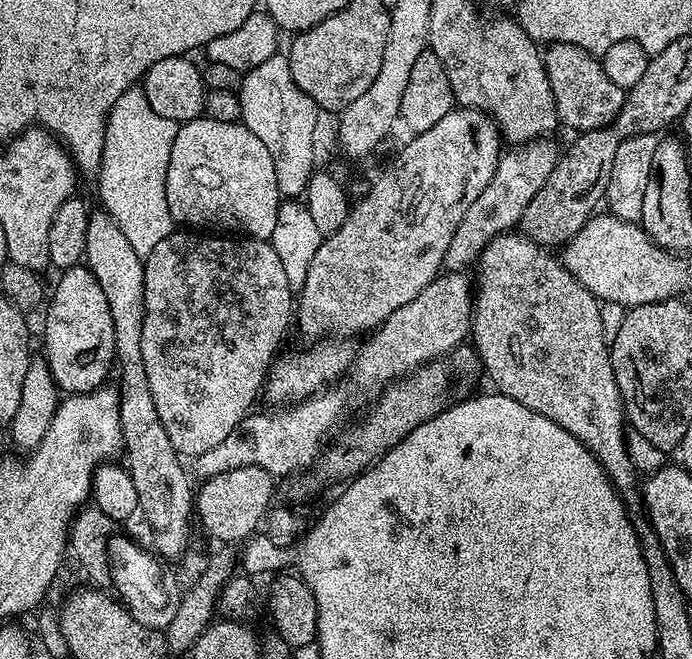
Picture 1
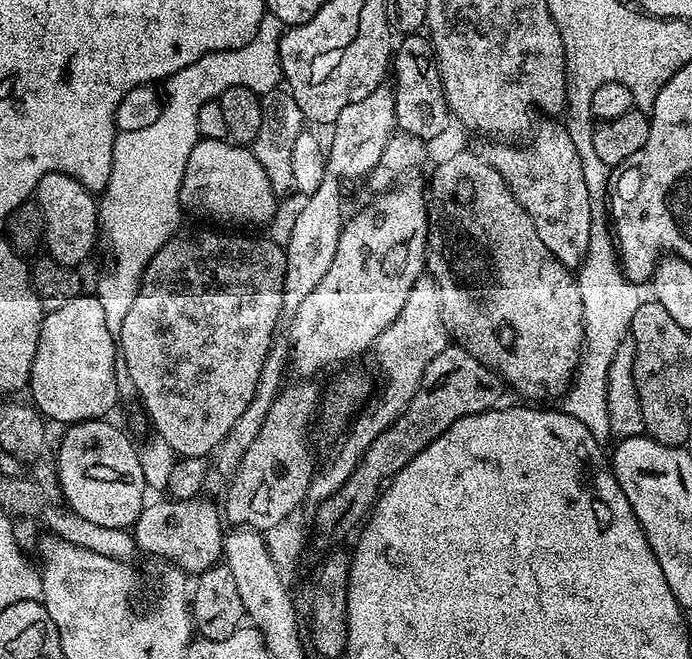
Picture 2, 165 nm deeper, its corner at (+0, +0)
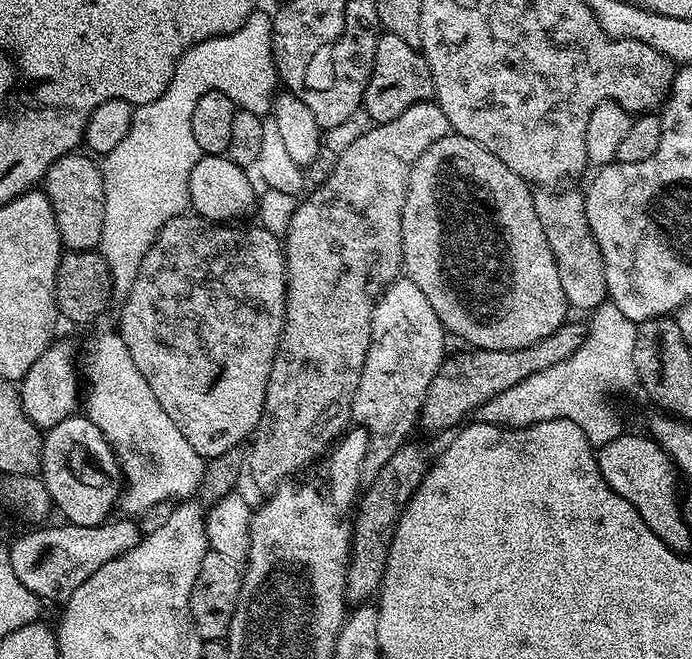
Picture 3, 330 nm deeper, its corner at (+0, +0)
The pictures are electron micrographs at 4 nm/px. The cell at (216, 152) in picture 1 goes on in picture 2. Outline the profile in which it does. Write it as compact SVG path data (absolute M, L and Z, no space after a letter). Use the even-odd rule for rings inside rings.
M203 138L197 139L194 150L190 150L190 158L186 162L186 170L182 178L182 186L180 187L180 203L185 209L188 208L192 212L197 212L200 216L205 216L208 220L217 220L217 225L228 226L224 224L260 224L260 226L267 226L271 220L274 210L278 203L278 197L274 190L271 188L270 179L267 178L266 170L262 168L262 164L258 162L258 158L252 152L251 147L241 146L235 142L228 140L205 140Z

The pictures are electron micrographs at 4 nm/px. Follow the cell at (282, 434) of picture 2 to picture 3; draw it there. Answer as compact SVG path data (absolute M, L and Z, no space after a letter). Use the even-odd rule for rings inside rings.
M425 102L410 106L410 110L402 110L398 118L376 124L369 132L368 129L361 131L349 148L337 155L337 166L330 178L315 189L313 196L305 195L297 203L288 231L282 236L288 275L284 334L270 370L264 409L256 431L250 437L252 449L248 452L248 460L246 456L246 472L248 468L253 482L264 494L291 481L295 472L310 467L316 459L319 461L349 427L352 395L358 386L358 378L362 378L362 366L370 344L372 305L381 289L402 272L402 210L410 174L418 158L449 132L448 119L439 104Z

